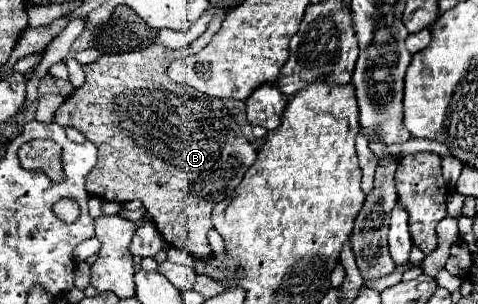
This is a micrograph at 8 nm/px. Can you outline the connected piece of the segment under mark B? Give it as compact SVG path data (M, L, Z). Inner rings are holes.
M151 44L137 52L99 56L93 64L83 66L87 80L59 106L57 124L77 128L99 150L97 166L87 176L89 194L113 202L141 200L169 246L187 250L195 260L207 260L211 256L207 232L213 228L213 206L209 204L221 202L233 192L233 186L241 182L257 152L219 98L209 98L167 76L169 64L185 54L187 50L169 50L161 44Z

